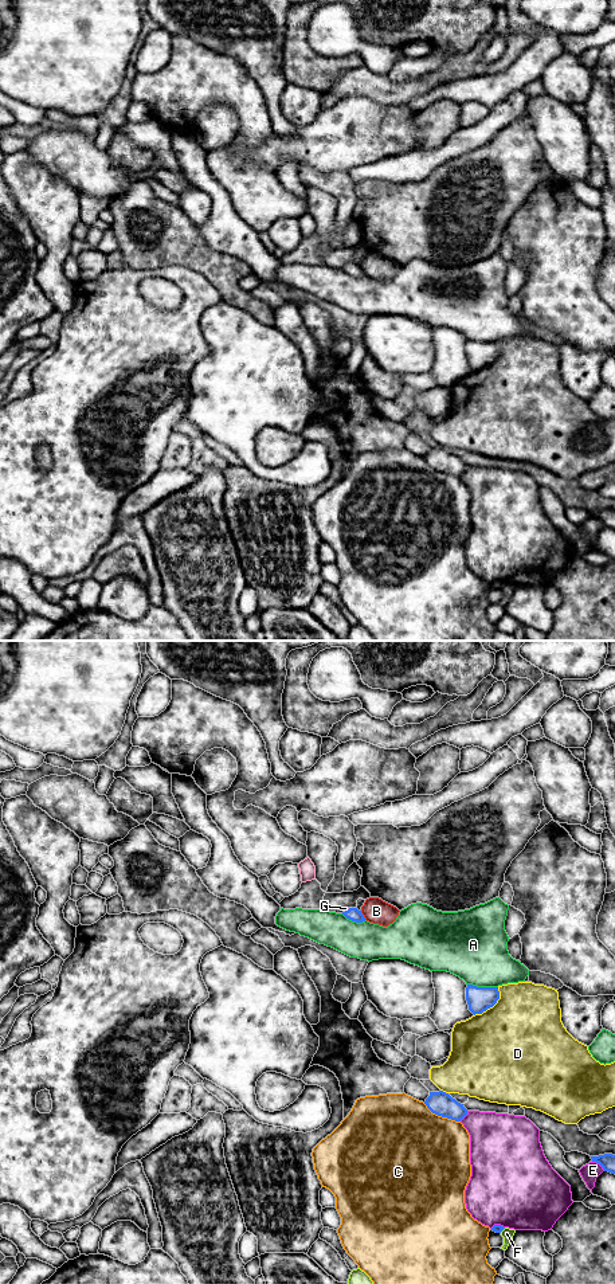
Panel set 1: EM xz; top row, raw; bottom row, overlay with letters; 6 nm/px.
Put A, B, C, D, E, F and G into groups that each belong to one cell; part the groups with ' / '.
A / B / C / D / E / F / G

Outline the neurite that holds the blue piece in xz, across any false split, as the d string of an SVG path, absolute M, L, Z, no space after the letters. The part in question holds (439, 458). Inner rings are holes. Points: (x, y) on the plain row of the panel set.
M443 446L430 447L424 459L432 469L455 477L461 477L467 470L467 465L463 459L458 458Z

